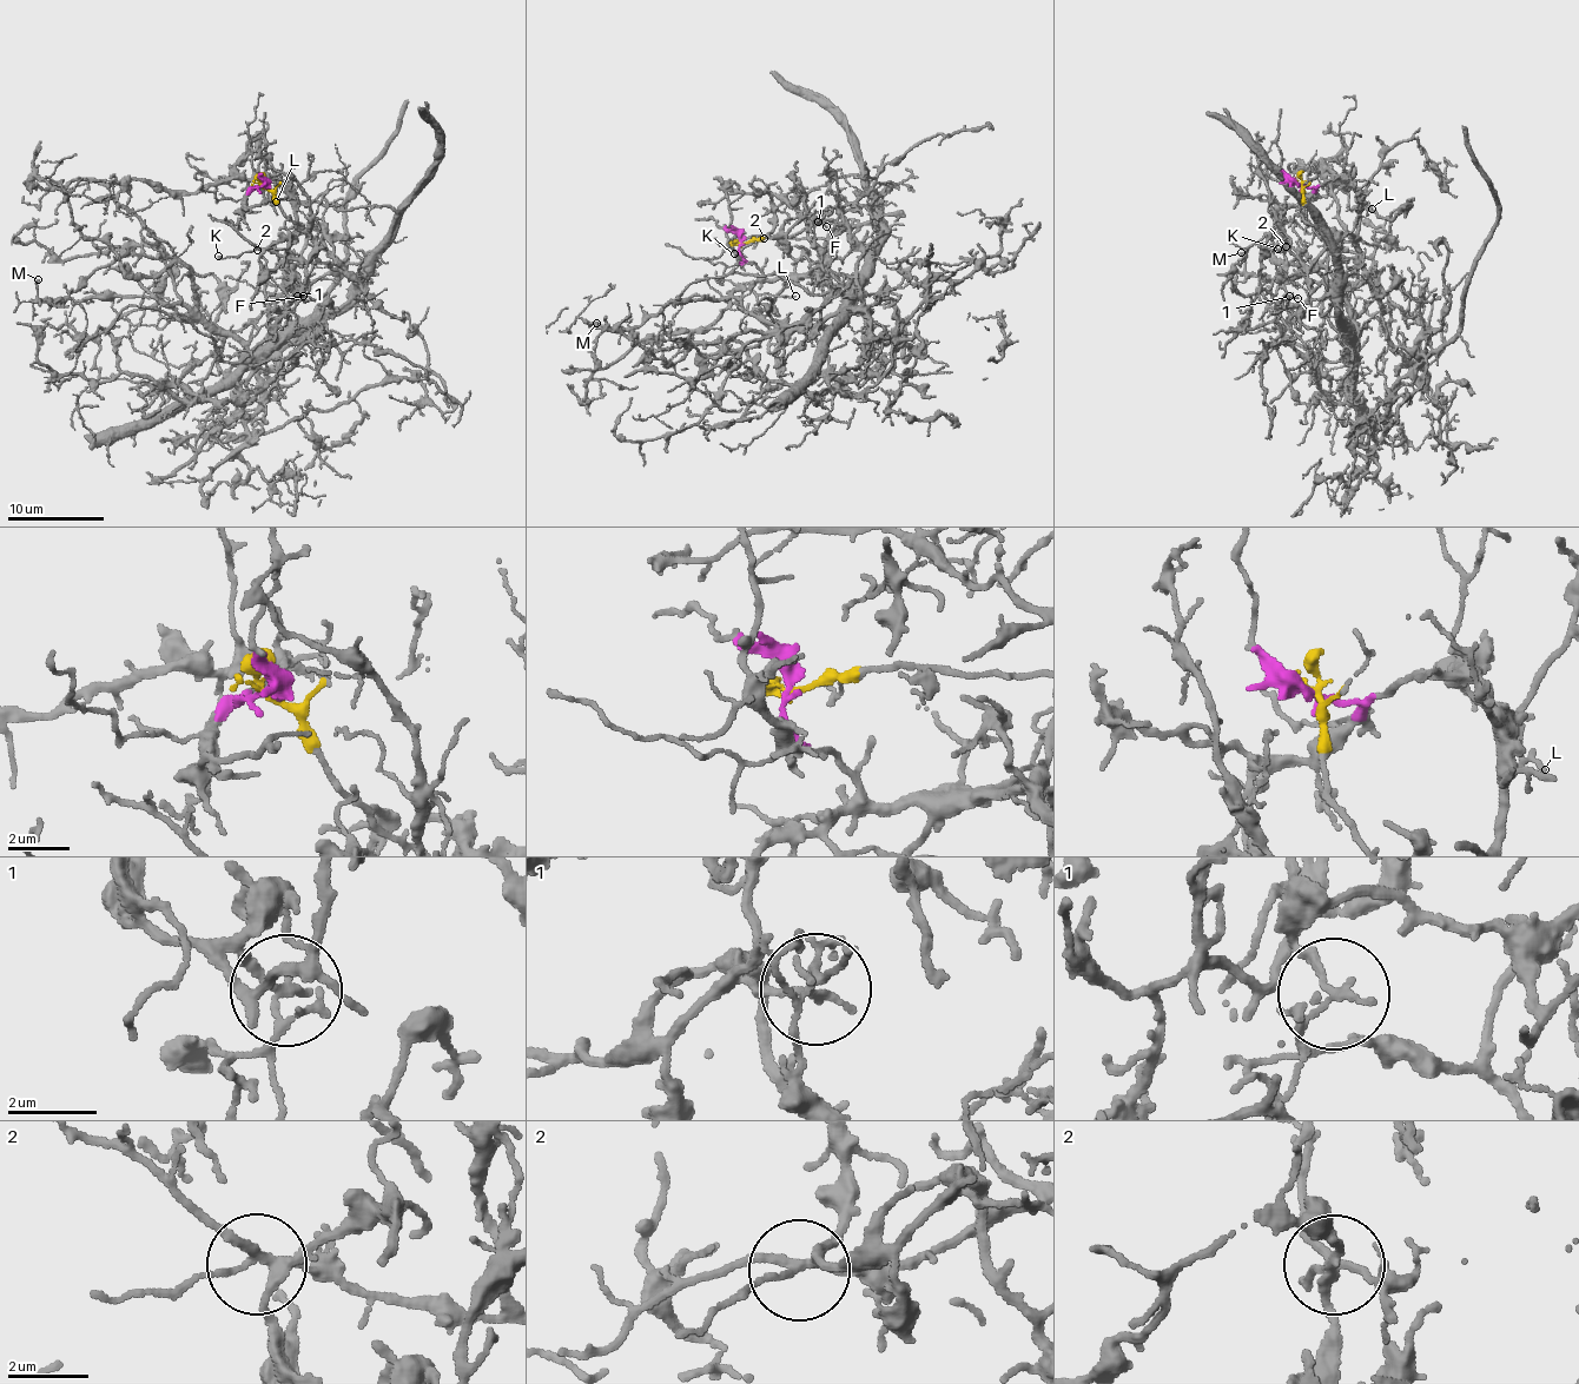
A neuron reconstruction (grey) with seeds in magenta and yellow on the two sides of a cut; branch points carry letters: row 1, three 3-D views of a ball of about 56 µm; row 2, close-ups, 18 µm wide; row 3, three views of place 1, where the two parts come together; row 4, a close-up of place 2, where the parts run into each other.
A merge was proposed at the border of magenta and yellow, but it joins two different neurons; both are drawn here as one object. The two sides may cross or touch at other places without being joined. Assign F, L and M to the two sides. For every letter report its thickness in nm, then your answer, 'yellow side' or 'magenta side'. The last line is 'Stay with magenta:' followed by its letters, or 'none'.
F: calibre 130 nm; magenta side
L: calibre 110 nm; magenta side
M: calibre 170 nm; magenta side
Stay with magenta: F, L, M

